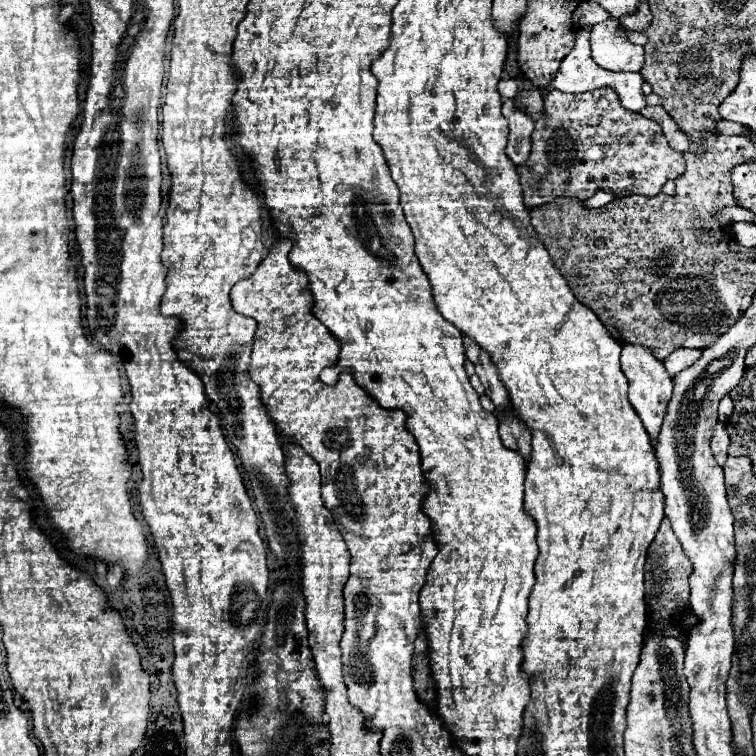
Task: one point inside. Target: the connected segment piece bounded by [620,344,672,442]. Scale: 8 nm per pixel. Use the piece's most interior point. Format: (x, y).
(650, 385)

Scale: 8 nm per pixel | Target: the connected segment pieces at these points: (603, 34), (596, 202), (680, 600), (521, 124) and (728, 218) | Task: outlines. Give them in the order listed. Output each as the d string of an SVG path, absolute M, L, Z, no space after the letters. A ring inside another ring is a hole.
M608 18L596 24L590 32L592 58L598 66L612 72L640 72L644 64L644 46L632 44L622 32L616 18ZM632 52L632 58L620 58Z
M596 192L592 198L584 200L584 206L586 208L600 208L600 206L606 206L610 200L614 200L616 196L608 194L608 192Z
M664 518L662 524L660 524L660 530L656 532L656 538L652 542L652 546L648 548L648 562L646 562L646 572L644 572L644 584L646 584L646 602L650 606L650 616L654 620L656 616L656 622L660 624L658 626L658 632L662 636L672 636L672 638L678 638L678 640L686 640L686 628L680 628L684 618L686 618L686 610L690 608L688 604L688 598L690 598L690 586L688 586L688 576L692 574L692 562L688 560L688 556L682 552L680 548L680 542L676 540L674 532L672 532L672 526L670 526L670 520ZM652 564L660 564L664 568L664 582L660 588L654 588L652 582L654 582L654 576L652 576Z
M512 100L504 102L502 114L504 114L504 118L508 120L508 126L510 126L506 154L512 160L512 164L522 166L524 160L528 160L528 156L530 156L530 148L532 148L530 134L534 130L534 122L532 122L530 116L526 116L520 110L516 110Z
M728 206L716 214L716 220L720 224L734 224L734 222L742 222L742 220L752 222L752 214L740 206Z

